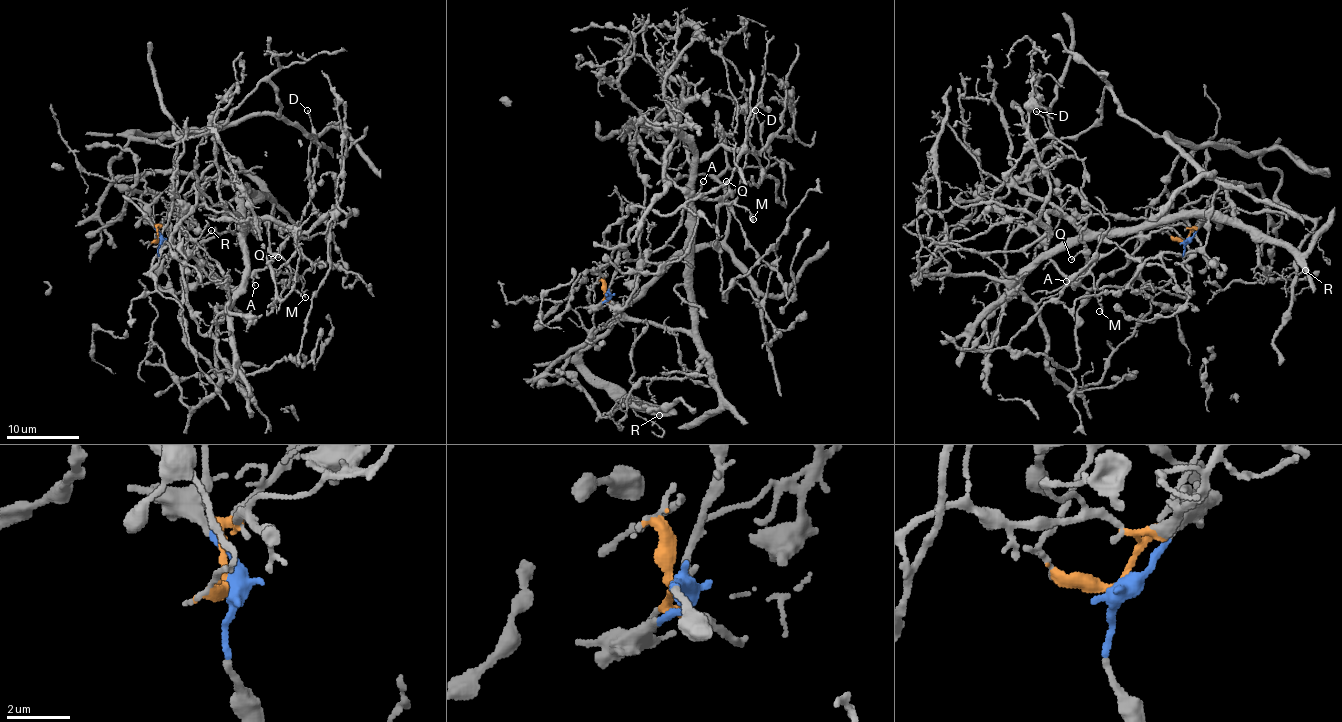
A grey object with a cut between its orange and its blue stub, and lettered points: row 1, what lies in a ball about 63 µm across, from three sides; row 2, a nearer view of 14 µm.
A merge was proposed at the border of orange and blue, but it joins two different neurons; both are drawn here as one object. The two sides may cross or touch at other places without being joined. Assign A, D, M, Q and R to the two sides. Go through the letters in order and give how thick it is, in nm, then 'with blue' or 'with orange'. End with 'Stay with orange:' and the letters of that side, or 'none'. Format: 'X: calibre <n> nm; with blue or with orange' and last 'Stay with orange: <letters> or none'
A: calibre 140 nm; with blue
D: calibre 100 nm; with blue
M: calibre 150 nm; with blue
Q: calibre 120 nm; with blue
R: calibre 140 nm; with orange
Stay with orange: R

